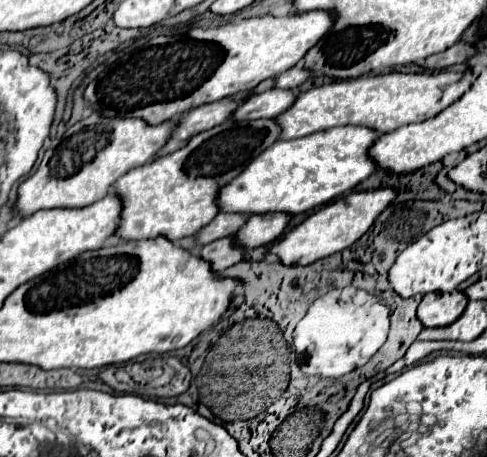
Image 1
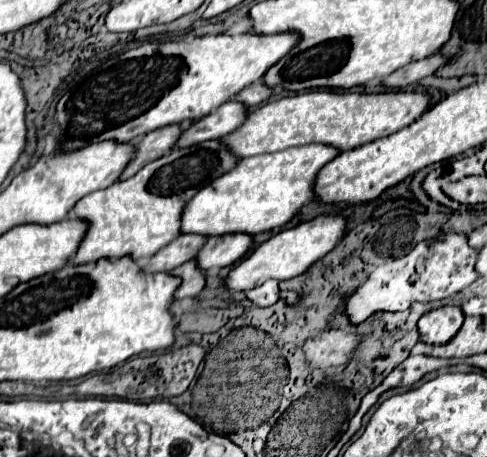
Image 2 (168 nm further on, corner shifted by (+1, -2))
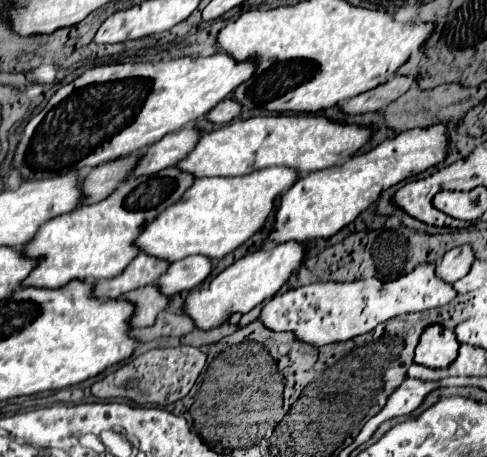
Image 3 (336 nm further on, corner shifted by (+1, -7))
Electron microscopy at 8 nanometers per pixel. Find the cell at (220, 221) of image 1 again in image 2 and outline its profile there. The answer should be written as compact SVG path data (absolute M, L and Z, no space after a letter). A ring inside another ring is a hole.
M180 235L166 247L162 247L156 255L152 255L152 259L142 267L142 271L144 273L172 271L174 267L196 257L196 253L204 243L206 243L206 237L202 235Z

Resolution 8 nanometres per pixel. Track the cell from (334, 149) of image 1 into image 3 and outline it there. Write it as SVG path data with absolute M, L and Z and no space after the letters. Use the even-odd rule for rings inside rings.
M290 166L262 168L236 178L198 178L180 202L166 208L136 240L142 252L170 262L192 254L204 254L212 260L222 260L248 238L262 230L266 218L276 206L276 200L296 184L302 174Z

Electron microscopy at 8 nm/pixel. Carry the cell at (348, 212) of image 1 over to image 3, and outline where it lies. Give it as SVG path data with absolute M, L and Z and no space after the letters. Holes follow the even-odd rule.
M282 242L272 244L268 248L260 248L256 252L248 252L244 258L234 262L230 268L222 270L212 282L196 288L188 294L184 312L194 318L196 326L202 330L210 330L222 322L226 322L234 312L250 312L262 300L272 298L282 284L288 282L292 272L296 272L306 258L306 244L302 242Z

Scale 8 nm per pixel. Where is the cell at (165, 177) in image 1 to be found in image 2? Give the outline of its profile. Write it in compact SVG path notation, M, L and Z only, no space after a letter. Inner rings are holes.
M206 141L190 147L188 151L172 149L168 155L156 159L156 163L142 167L142 171L132 179L116 181L106 189L86 195L70 211L70 217L86 221L88 225L82 243L70 263L80 265L126 255L136 263L144 263L138 259L150 259L156 251L160 251L166 243L180 235L180 215L186 201L196 191L200 191L200 187L204 187L214 177L230 171L234 165L236 159L224 145L220 145L220 141Z

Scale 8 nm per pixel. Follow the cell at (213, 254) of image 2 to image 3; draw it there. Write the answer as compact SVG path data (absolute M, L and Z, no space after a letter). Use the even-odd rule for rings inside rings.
M188 256L184 260L178 260L176 264L170 264L166 276L158 280L158 286L164 294L172 296L182 290L194 290L200 286L206 276L212 272L214 262L208 256Z

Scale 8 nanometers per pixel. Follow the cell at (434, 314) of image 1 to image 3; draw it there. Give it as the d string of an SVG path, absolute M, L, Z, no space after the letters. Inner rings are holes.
M430 324L416 346L414 362L430 366L430 368L444 368L458 356L460 342L452 328L444 328L440 324Z

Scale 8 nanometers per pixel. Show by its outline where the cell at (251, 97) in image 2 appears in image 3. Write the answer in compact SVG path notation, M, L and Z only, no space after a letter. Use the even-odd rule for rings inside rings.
M228 96L226 100L222 100L222 102L208 114L208 118L210 118L212 122L216 122L216 124L228 124L228 122L232 122L234 118L238 118L240 112L242 112L240 102L236 102L232 96Z

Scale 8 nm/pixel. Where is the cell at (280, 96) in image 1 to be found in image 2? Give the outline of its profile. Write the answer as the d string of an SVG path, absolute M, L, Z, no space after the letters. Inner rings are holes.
M228 101L220 105L214 113L206 115L204 119L192 121L186 125L180 133L180 139L176 141L174 149L180 147L192 147L196 143L204 143L208 139L220 139L222 135L228 135L228 131L234 131L240 127L240 123L246 119L246 107L238 101Z

